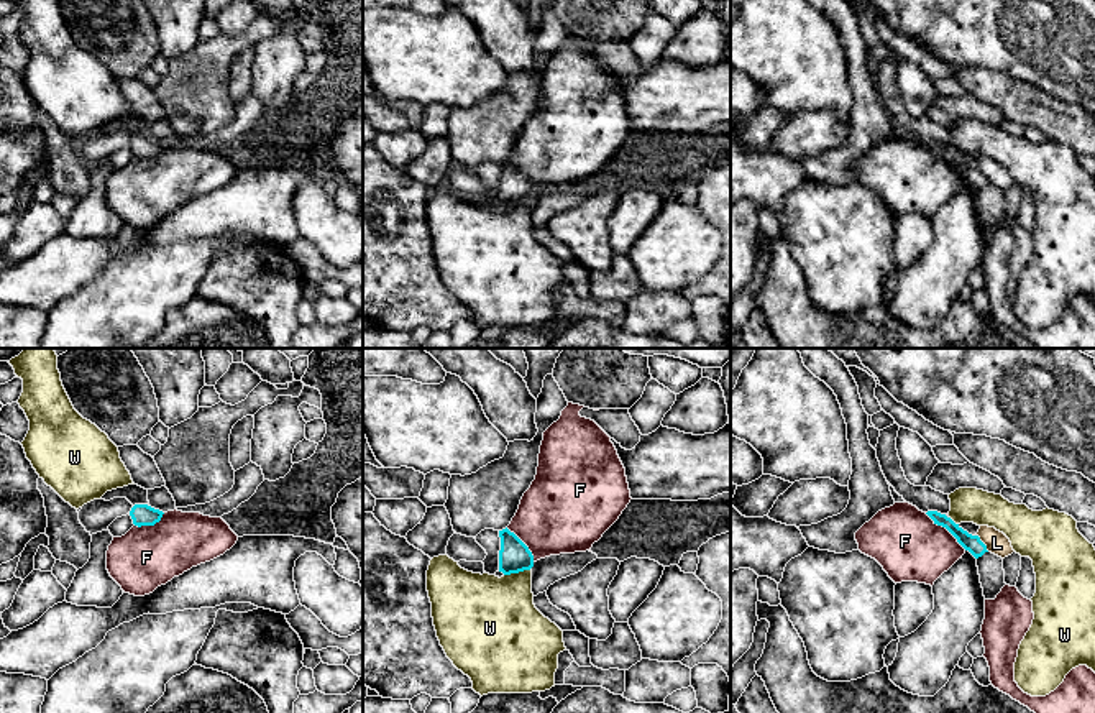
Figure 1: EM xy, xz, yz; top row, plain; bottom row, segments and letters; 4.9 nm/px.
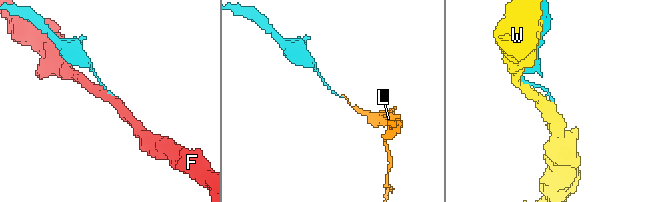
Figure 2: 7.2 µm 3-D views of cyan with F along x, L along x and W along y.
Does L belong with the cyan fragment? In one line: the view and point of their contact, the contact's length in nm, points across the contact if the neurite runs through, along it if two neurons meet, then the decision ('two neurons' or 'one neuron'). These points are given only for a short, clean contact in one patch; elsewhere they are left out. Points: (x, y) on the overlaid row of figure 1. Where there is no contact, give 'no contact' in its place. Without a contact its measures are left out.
yz (982, 542) | 110 nm | along yz (977, 534), (989, 551) | two neurons

